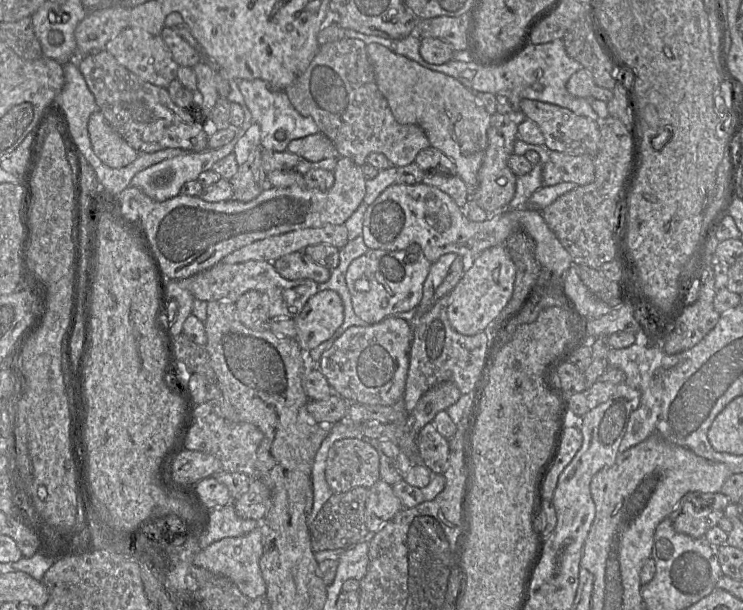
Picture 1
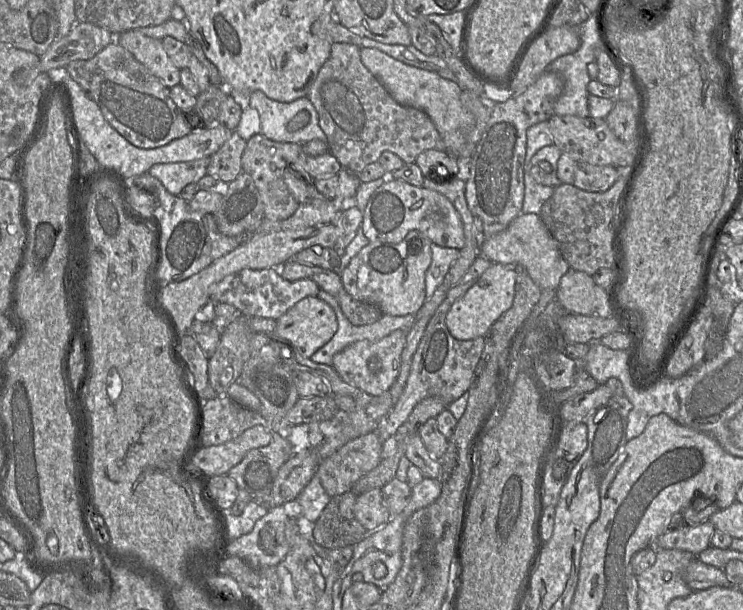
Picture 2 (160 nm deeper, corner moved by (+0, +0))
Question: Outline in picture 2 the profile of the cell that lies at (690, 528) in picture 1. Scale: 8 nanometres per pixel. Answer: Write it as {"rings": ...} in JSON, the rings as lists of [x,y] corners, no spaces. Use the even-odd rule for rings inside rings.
{"rings":[[[709,520],[698,525],[682,525],[661,534],[653,547],[682,550],[698,556],[711,545],[714,531],[715,527]]]}

